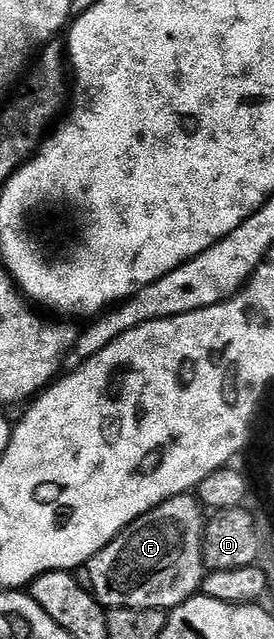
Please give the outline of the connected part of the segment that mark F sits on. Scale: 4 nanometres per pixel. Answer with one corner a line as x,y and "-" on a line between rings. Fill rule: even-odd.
193,493
177,494
124,527
88,563
88,589
103,607
171,611
199,593
202,564
203,507

